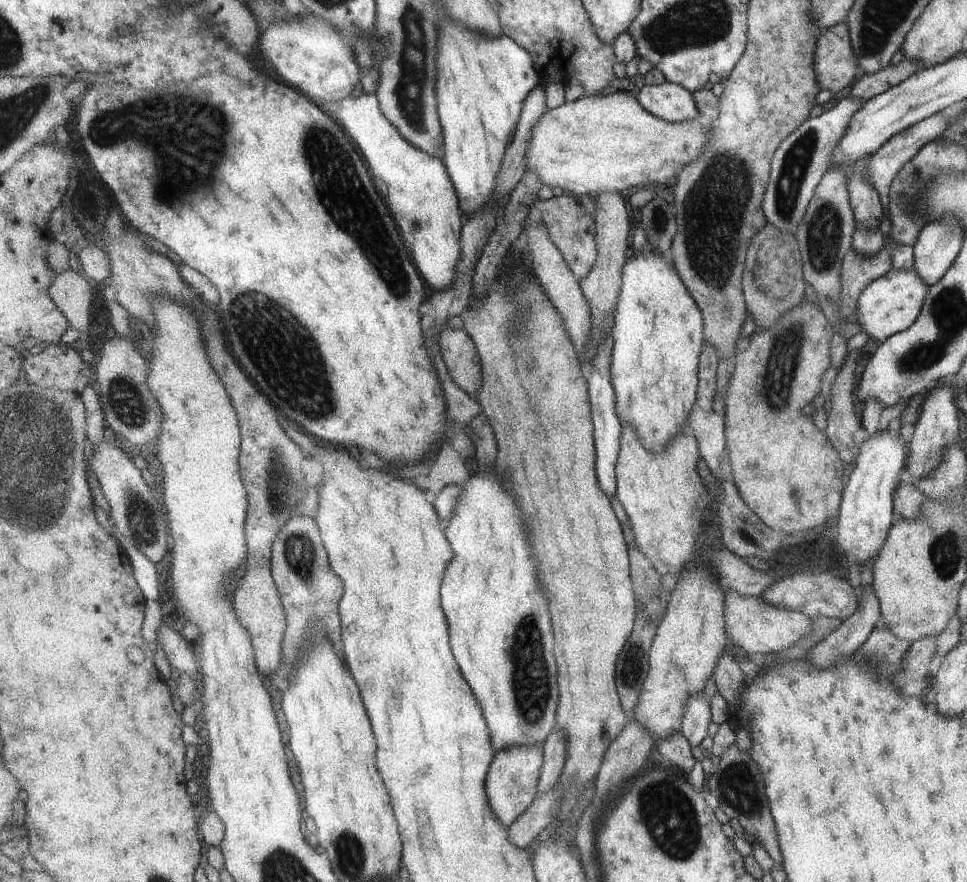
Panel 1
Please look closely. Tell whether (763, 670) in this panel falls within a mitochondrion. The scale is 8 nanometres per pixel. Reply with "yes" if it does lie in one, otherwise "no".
no

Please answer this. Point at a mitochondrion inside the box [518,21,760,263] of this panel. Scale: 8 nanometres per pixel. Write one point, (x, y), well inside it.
(659, 223)

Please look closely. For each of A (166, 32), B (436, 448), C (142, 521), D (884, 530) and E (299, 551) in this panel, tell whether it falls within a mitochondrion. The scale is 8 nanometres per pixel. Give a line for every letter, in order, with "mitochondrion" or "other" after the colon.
A: other
B: other
C: mitochondrion
D: other
E: mitochondrion

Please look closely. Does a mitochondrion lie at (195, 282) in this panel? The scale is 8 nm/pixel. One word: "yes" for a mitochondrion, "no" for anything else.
no

